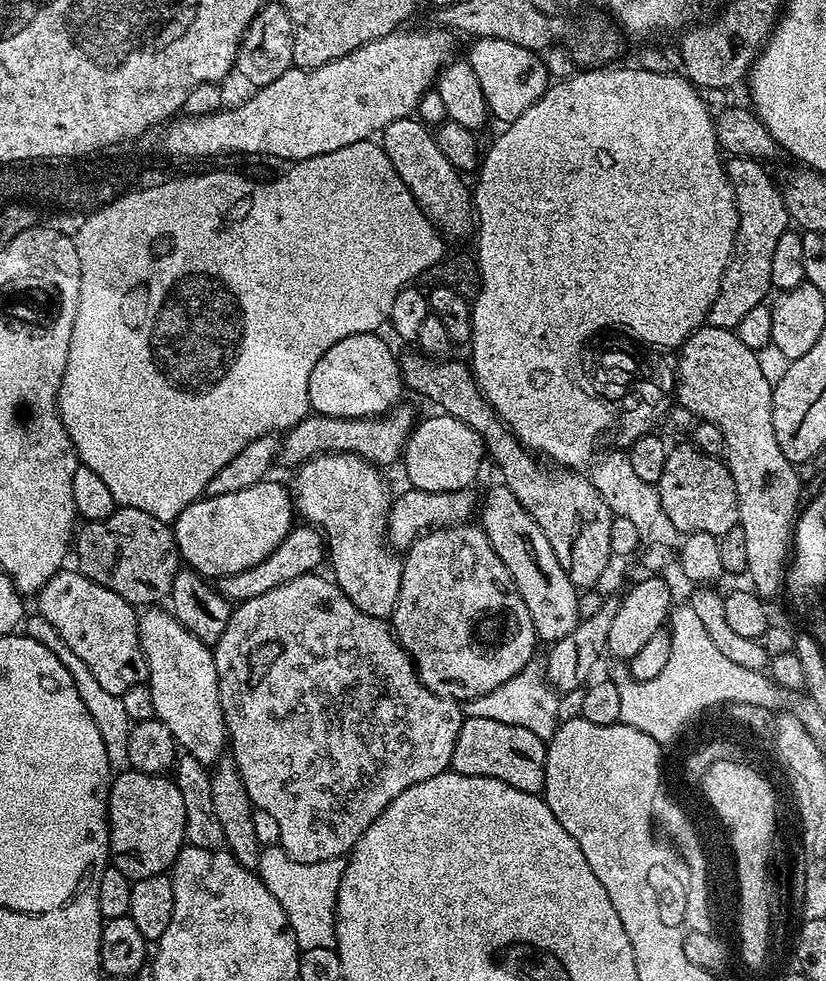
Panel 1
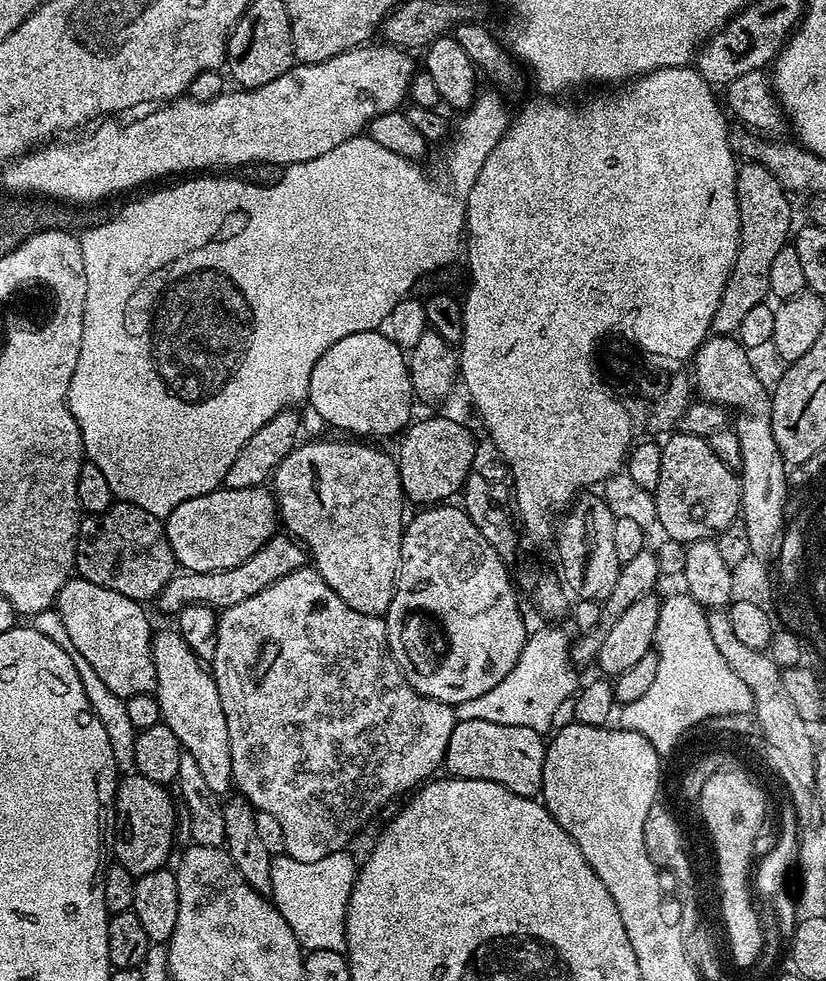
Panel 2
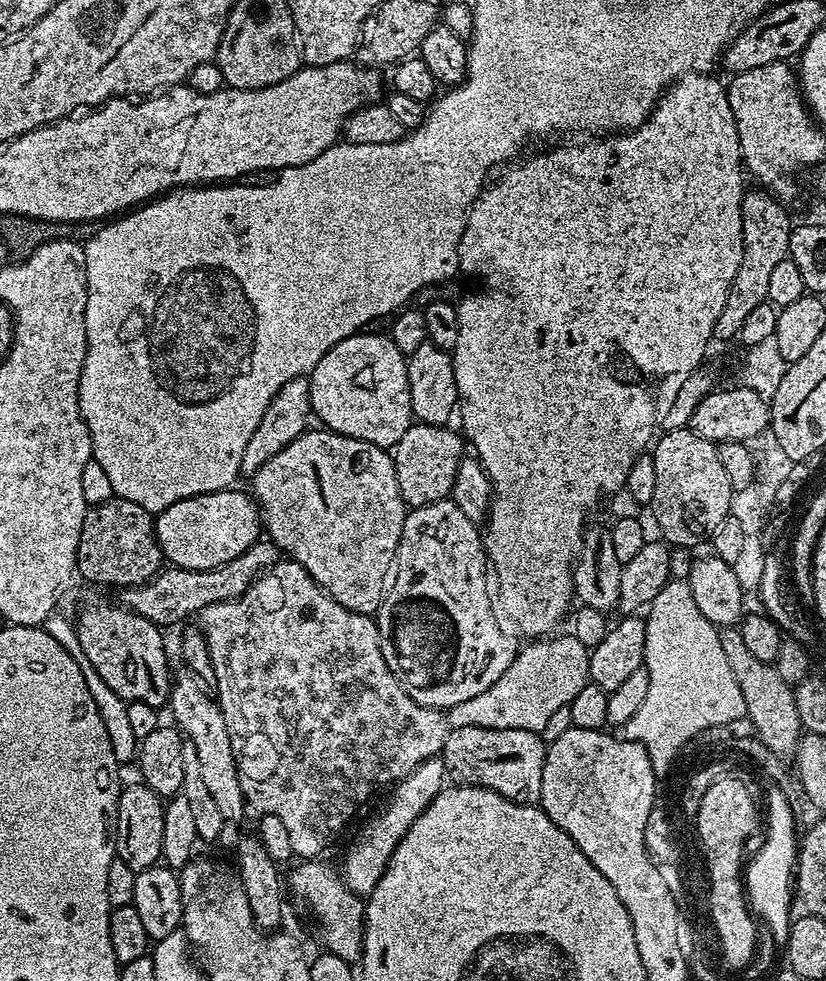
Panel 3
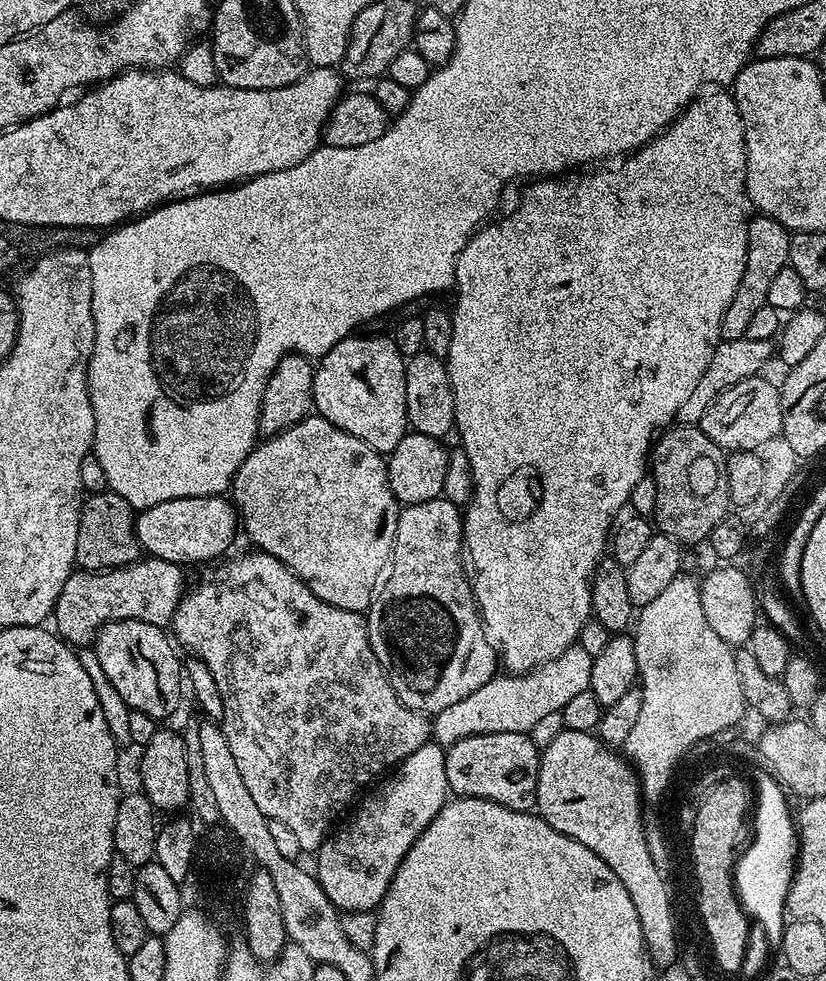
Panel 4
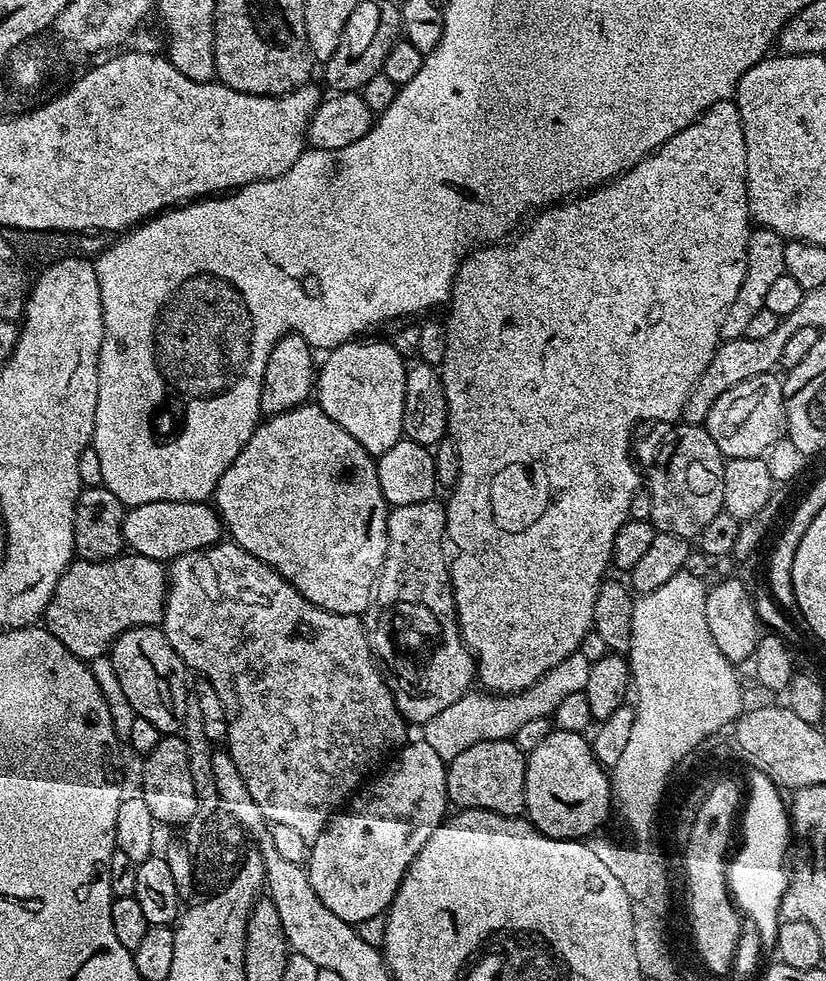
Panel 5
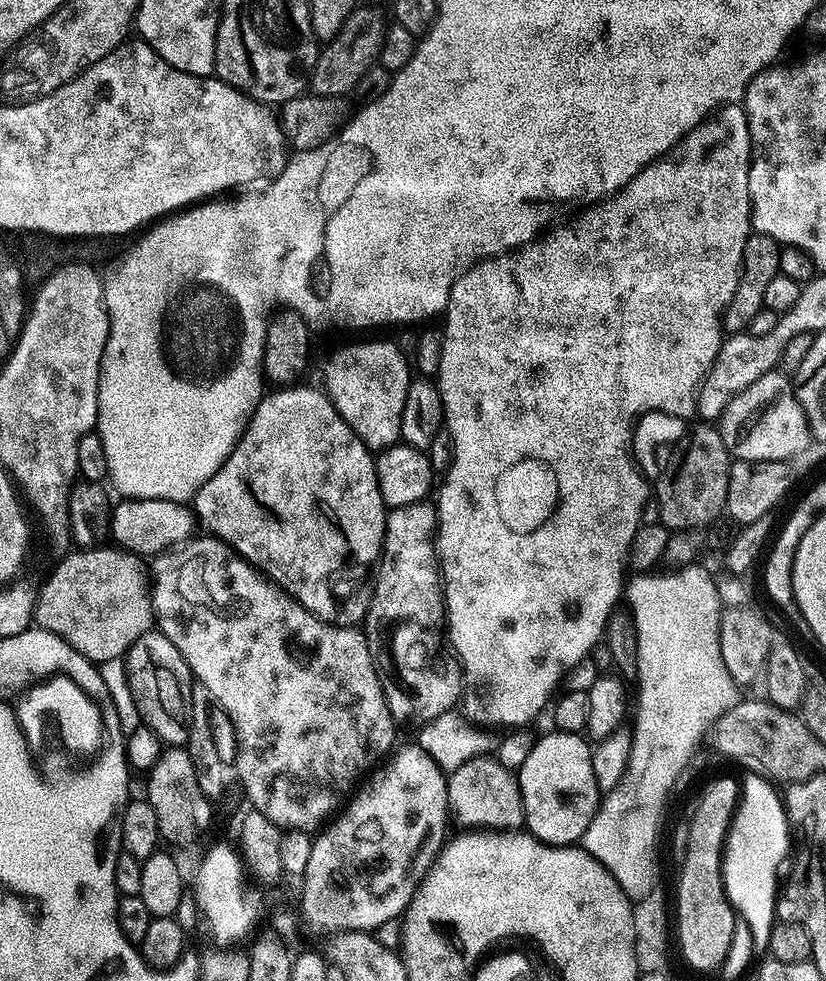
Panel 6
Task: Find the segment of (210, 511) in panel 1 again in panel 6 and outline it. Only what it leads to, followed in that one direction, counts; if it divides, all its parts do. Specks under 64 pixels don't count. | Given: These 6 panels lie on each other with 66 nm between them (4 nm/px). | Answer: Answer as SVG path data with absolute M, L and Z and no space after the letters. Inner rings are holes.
M124 498L119 502L121 504L117 503L112 510L110 536L125 552L132 552L135 556L155 558L161 552L169 551L185 543L193 535L192 527L197 527L198 524L193 509L187 503L178 500L130 500Z

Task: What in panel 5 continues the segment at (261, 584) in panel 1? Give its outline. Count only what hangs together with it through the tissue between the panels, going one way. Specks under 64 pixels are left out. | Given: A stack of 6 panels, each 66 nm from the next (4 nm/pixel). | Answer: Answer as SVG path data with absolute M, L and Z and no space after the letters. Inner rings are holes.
M121 554L113 560L76 558L58 578L42 624L70 654L85 662L96 662L126 630L163 625L167 601L168 574L159 560L135 554Z

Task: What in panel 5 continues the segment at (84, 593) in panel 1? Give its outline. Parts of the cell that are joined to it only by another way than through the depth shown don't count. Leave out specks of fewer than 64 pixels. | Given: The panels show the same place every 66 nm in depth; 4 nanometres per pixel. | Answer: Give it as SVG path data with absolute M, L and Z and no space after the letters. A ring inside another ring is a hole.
M156 626L126 630L111 646L110 663L114 666L114 674L118 674L118 686L122 686L122 694L126 694L137 716L158 726L162 734L176 734L183 729L186 706L190 699L190 672L185 668L182 658L178 658L174 646L170 646L163 630Z

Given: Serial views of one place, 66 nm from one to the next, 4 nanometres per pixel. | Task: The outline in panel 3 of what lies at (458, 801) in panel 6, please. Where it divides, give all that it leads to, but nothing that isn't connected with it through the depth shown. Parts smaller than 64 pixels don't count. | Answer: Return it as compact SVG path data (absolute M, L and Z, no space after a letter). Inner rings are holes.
M482 726L453 728L444 743L442 759L453 785L469 784L494 790L515 804L539 805L546 745L541 733L530 730L494 730Z

